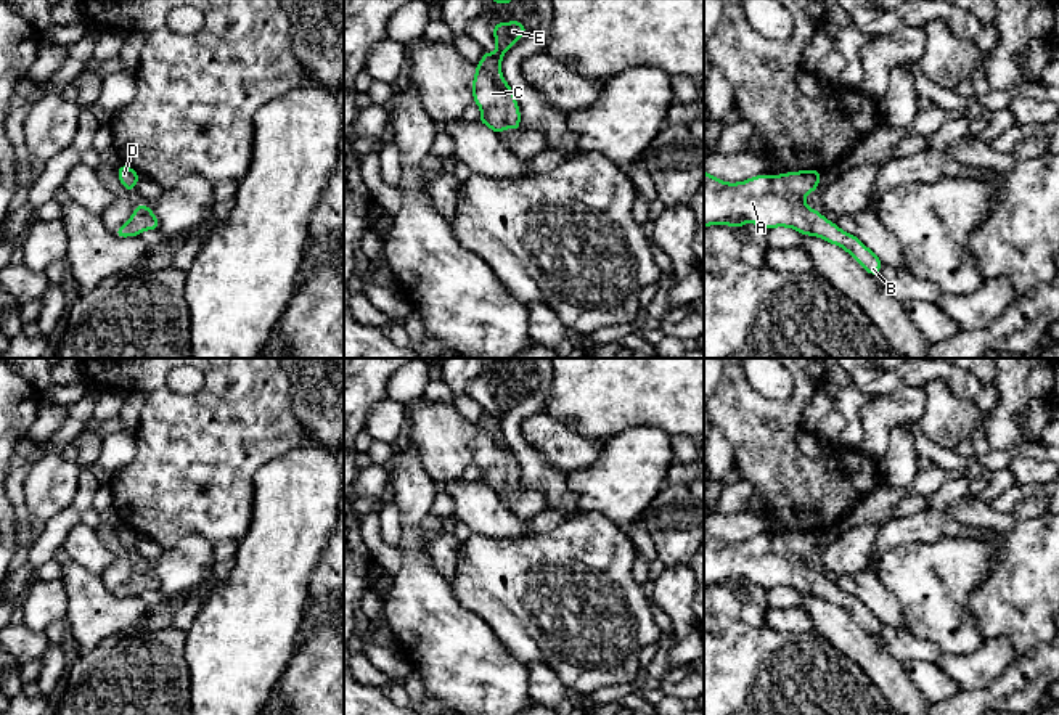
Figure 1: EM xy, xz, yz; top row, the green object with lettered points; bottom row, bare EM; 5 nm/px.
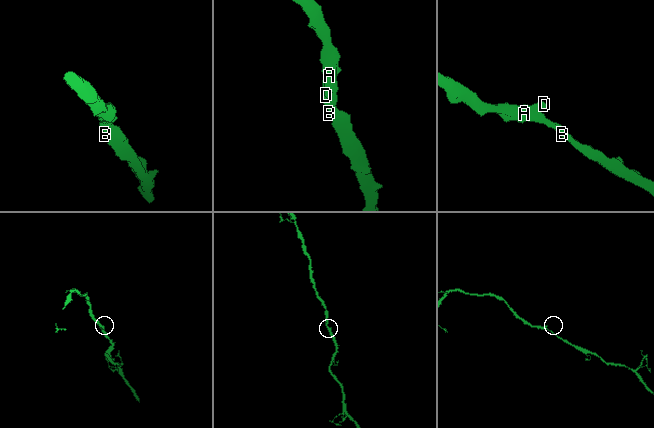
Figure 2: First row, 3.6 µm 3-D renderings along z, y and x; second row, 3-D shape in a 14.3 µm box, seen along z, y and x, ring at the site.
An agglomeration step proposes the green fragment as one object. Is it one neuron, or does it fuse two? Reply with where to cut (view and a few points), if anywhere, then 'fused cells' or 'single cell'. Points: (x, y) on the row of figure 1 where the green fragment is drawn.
no cut; single cell

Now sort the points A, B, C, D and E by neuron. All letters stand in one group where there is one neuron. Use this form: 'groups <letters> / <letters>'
groups A B C D E

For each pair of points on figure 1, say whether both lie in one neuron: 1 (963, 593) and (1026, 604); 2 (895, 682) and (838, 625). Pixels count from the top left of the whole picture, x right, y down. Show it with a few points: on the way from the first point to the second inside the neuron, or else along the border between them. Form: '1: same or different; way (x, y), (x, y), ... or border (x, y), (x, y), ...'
1: different; border (992, 563), (968, 601), (979, 632)
2: same; way (881, 667), (852, 640)

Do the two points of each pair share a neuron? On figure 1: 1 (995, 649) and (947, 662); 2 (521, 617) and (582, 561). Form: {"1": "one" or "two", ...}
{"1": "one", "2": "one"}

